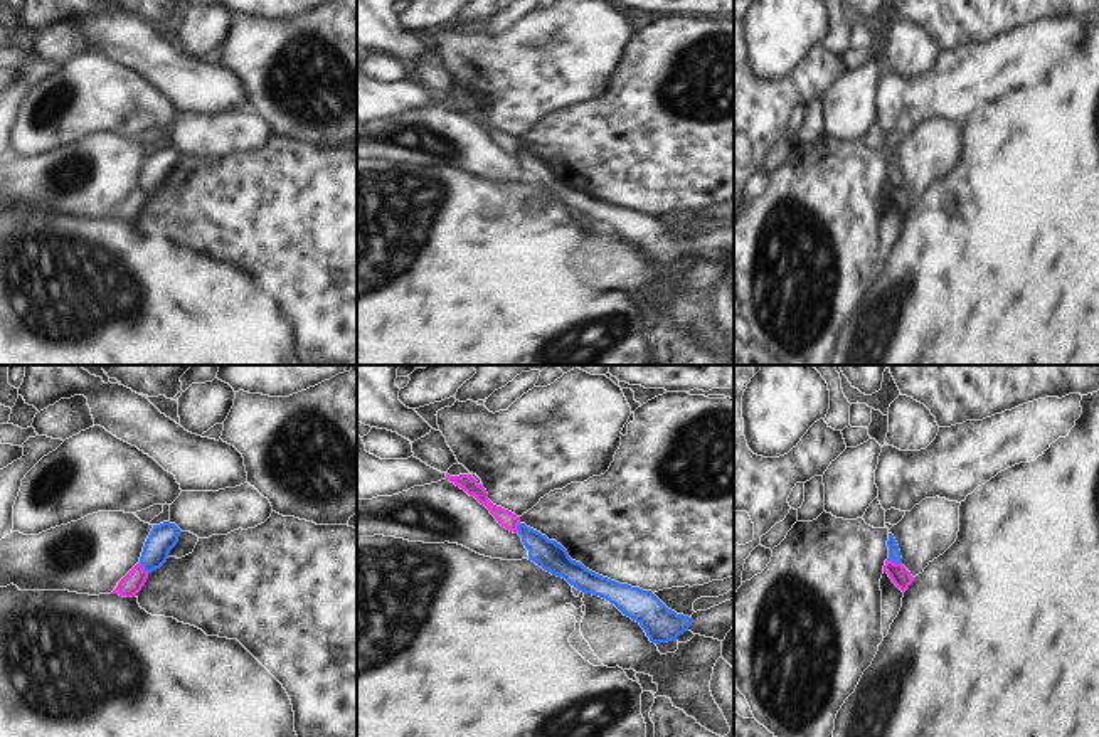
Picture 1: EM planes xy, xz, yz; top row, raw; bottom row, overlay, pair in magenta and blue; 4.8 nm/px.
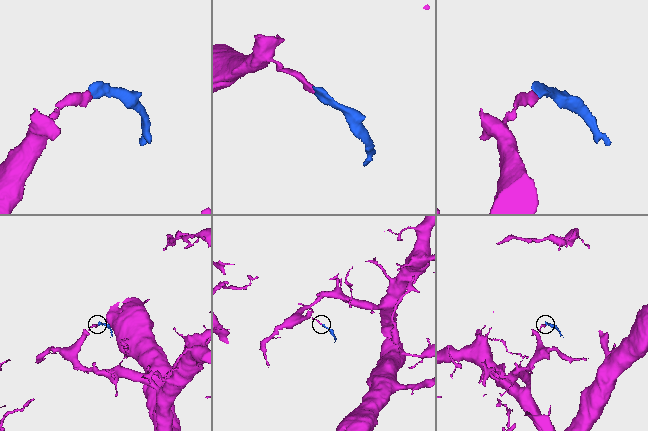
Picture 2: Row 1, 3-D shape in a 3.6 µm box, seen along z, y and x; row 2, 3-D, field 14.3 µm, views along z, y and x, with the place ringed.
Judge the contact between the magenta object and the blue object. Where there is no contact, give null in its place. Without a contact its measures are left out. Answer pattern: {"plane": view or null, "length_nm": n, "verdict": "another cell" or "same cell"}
{"plane": "yz", "length_nm": 80, "verdict": "another cell"}

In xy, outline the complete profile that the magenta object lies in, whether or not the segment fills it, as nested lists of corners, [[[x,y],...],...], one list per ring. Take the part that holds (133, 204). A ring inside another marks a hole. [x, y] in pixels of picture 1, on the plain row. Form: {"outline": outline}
{"outline": [[[136,187],[116,209],[111,217],[119,217],[123,220],[136,219],[148,202],[148,195],[141,187]]]}

